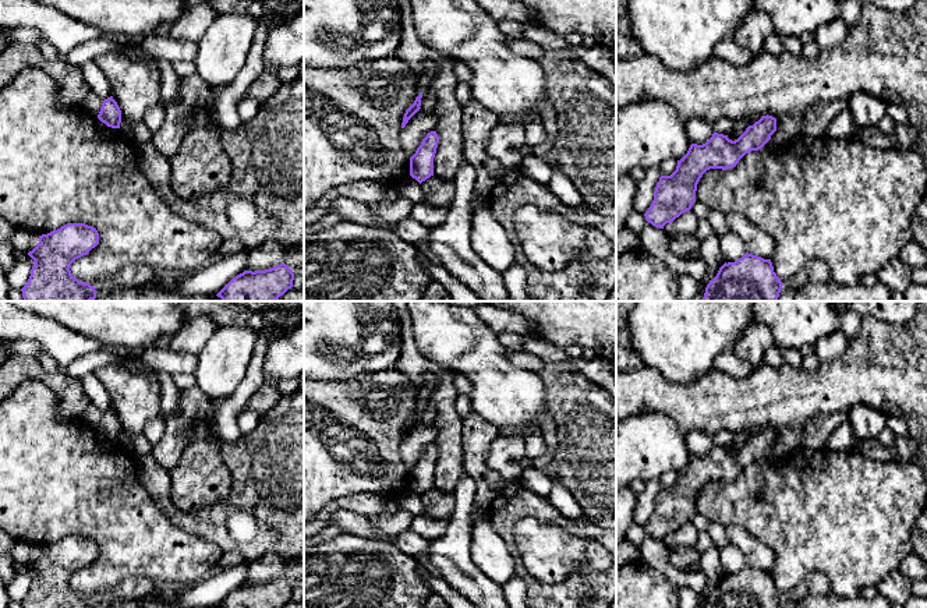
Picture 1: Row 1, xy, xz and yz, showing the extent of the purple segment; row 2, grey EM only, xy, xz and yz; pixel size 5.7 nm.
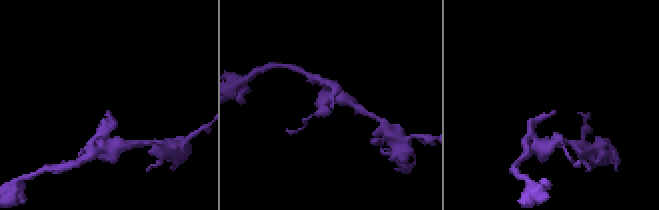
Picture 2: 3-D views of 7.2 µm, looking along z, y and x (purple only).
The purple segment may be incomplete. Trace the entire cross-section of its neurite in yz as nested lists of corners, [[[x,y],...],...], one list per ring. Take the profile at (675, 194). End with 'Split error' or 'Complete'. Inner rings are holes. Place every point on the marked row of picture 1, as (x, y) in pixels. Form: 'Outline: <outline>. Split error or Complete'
Outline: [[[763,116],[735,141],[714,132],[703,145],[691,144],[671,176],[661,176],[654,201],[644,213],[648,223],[664,229],[696,202],[697,184],[710,169],[732,169],[751,151],[761,149],[776,131],[776,119]]]. Complete

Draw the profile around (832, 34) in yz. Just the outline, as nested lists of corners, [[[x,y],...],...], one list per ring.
[[[842,20],[829,21],[825,25],[821,25],[813,35],[818,46],[835,49],[842,45],[848,32],[848,24]]]

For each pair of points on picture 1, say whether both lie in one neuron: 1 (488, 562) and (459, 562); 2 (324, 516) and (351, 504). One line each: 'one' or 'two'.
1: two
2: one

